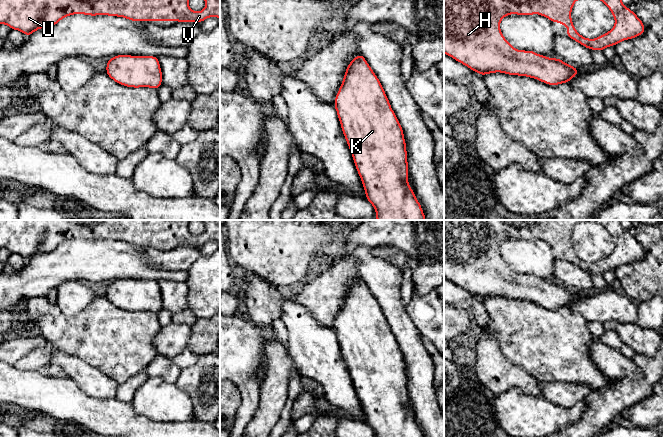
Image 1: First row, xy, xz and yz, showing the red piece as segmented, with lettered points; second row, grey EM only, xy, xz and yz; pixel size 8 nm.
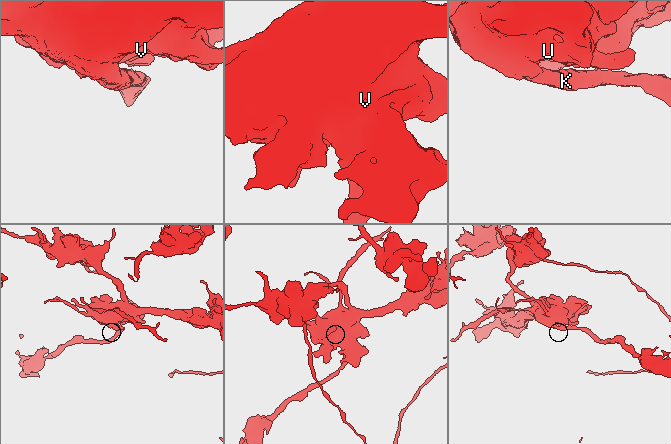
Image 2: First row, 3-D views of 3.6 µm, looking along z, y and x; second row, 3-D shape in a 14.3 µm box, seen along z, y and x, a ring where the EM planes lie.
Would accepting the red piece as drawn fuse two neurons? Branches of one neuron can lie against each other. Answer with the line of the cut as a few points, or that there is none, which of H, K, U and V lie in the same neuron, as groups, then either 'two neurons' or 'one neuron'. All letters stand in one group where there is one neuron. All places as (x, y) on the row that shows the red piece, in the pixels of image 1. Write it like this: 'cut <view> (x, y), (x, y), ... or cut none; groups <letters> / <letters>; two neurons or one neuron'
cut none; groups H K U V; one neuron

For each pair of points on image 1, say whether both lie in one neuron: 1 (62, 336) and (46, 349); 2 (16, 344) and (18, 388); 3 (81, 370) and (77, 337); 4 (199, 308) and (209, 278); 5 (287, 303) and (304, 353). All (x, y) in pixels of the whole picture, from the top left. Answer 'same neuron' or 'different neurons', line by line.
1: different neurons
2: different neurons
3: different neurons
4: same neuron
5: same neuron

